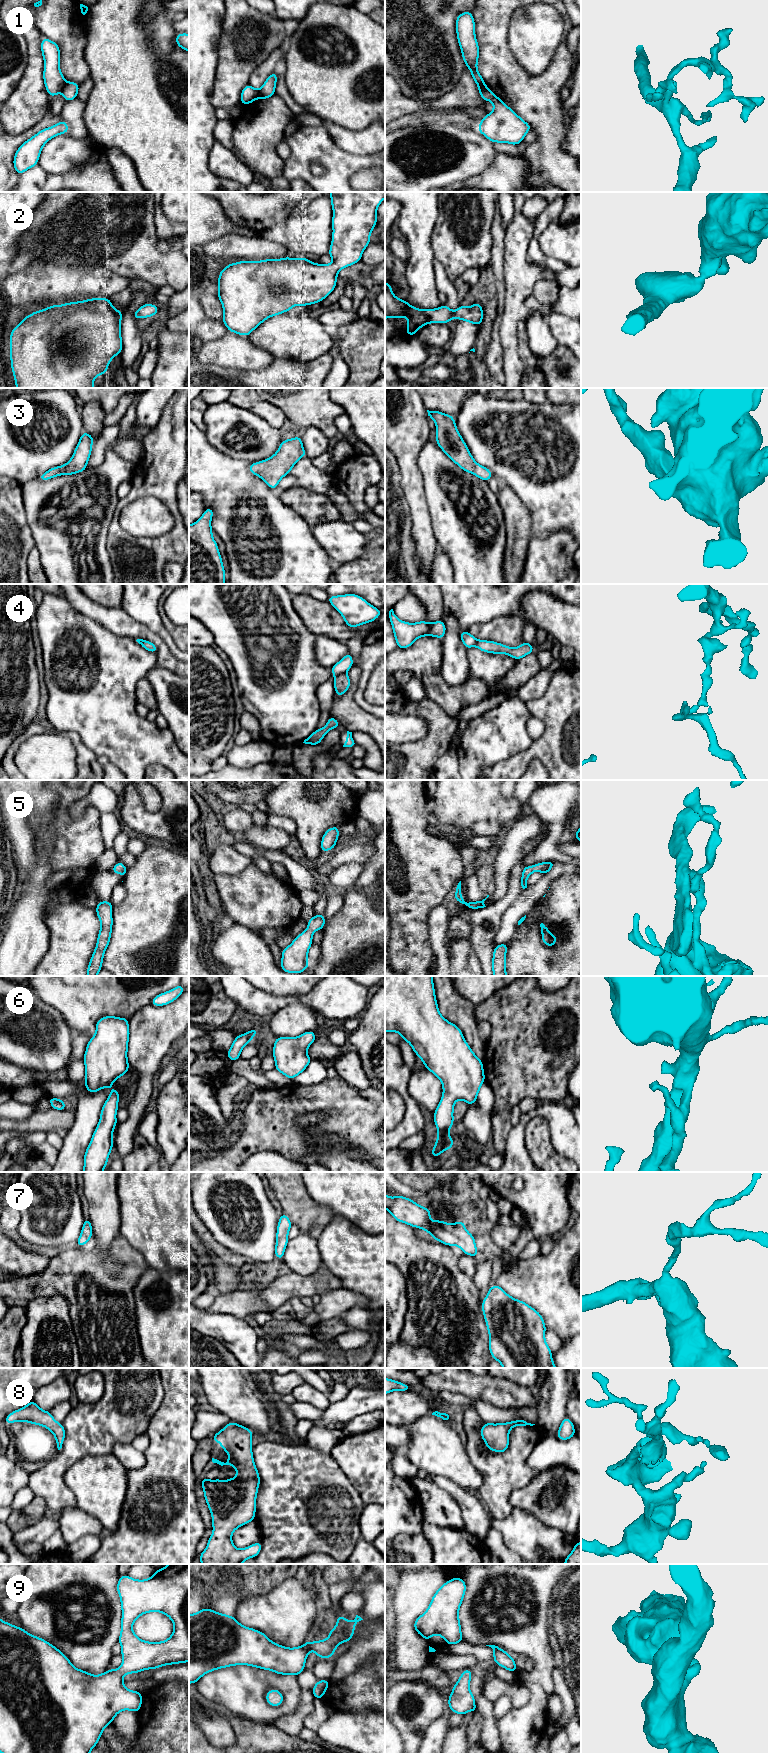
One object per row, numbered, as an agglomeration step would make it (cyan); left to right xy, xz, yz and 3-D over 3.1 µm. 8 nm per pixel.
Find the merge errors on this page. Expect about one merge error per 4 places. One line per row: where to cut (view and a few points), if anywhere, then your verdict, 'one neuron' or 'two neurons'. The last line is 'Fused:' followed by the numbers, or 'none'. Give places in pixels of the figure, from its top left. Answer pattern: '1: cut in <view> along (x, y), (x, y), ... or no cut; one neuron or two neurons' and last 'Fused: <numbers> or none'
1: cut in xy along (66, 82), (60, 91); two neurons
2: no cut; one neuron
3: no cut; one neuron
4: cut in xz along (345, 672), (334, 677); two neurons
5: no cut; one neuron
6: no cut; one neuron
7: no cut; one neuron
8: no cut; one neuron
9: no cut; one neuron
Fused: 1, 4

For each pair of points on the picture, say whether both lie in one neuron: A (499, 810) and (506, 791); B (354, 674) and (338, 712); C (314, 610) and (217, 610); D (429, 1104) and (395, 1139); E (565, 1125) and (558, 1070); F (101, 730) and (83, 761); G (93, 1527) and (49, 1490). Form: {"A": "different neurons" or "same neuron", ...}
{"A": "different neurons", "B": "same neuron", "C": "different neurons", "D": "different neurons", "E": "different neurons", "F": "different neurons", "G": "different neurons"}

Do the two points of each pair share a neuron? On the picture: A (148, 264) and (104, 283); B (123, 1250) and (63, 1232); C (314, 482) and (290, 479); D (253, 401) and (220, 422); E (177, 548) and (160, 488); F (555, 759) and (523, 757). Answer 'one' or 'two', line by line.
A: two
B: two
C: two
D: two
E: one
F: one

